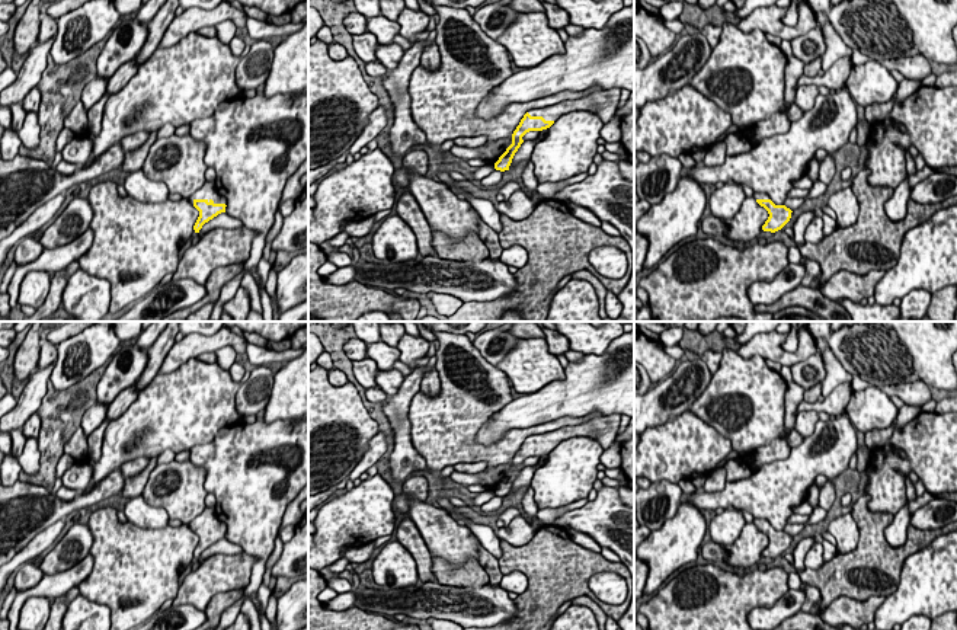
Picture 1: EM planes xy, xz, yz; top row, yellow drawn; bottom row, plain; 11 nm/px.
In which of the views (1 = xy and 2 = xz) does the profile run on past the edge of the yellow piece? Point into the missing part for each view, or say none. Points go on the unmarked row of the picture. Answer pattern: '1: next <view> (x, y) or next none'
1: next xy (208, 517)
2: next xz (604, 429)

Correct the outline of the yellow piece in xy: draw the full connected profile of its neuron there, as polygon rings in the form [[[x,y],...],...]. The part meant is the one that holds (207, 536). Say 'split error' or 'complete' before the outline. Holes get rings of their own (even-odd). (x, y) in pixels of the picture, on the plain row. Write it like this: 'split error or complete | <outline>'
split error | [[[205,508],[193,521],[189,522],[189,528],[199,537],[199,543],[193,551],[195,559],[199,559],[202,551],[225,538],[225,524],[221,522],[214,508]]]

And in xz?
split error | [[[612,413],[608,416],[595,416],[580,425],[561,426],[551,432],[528,436],[512,460],[512,470],[494,489],[494,495],[500,498],[509,496],[515,479],[524,468],[522,463],[529,457],[542,457],[550,454],[561,441],[567,438],[593,438],[604,450],[608,450],[617,438],[620,422],[621,415]]]

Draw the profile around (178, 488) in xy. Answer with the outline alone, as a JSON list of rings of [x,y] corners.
[[[191,461],[157,464],[141,496],[150,506],[164,508],[170,519],[189,525],[207,508],[205,476],[205,468]]]

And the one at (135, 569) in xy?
[[[111,506],[90,514],[87,527],[93,535],[90,554],[93,569],[79,585],[80,595],[111,608],[111,630],[131,630],[151,618],[167,599],[175,599],[179,591],[180,569],[193,560],[199,537],[188,524],[159,530],[140,528],[121,522],[118,511]]]

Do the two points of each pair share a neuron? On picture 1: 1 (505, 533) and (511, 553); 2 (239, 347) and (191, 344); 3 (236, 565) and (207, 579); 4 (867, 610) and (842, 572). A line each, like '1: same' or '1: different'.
1: different
2: same
3: same
4: different

